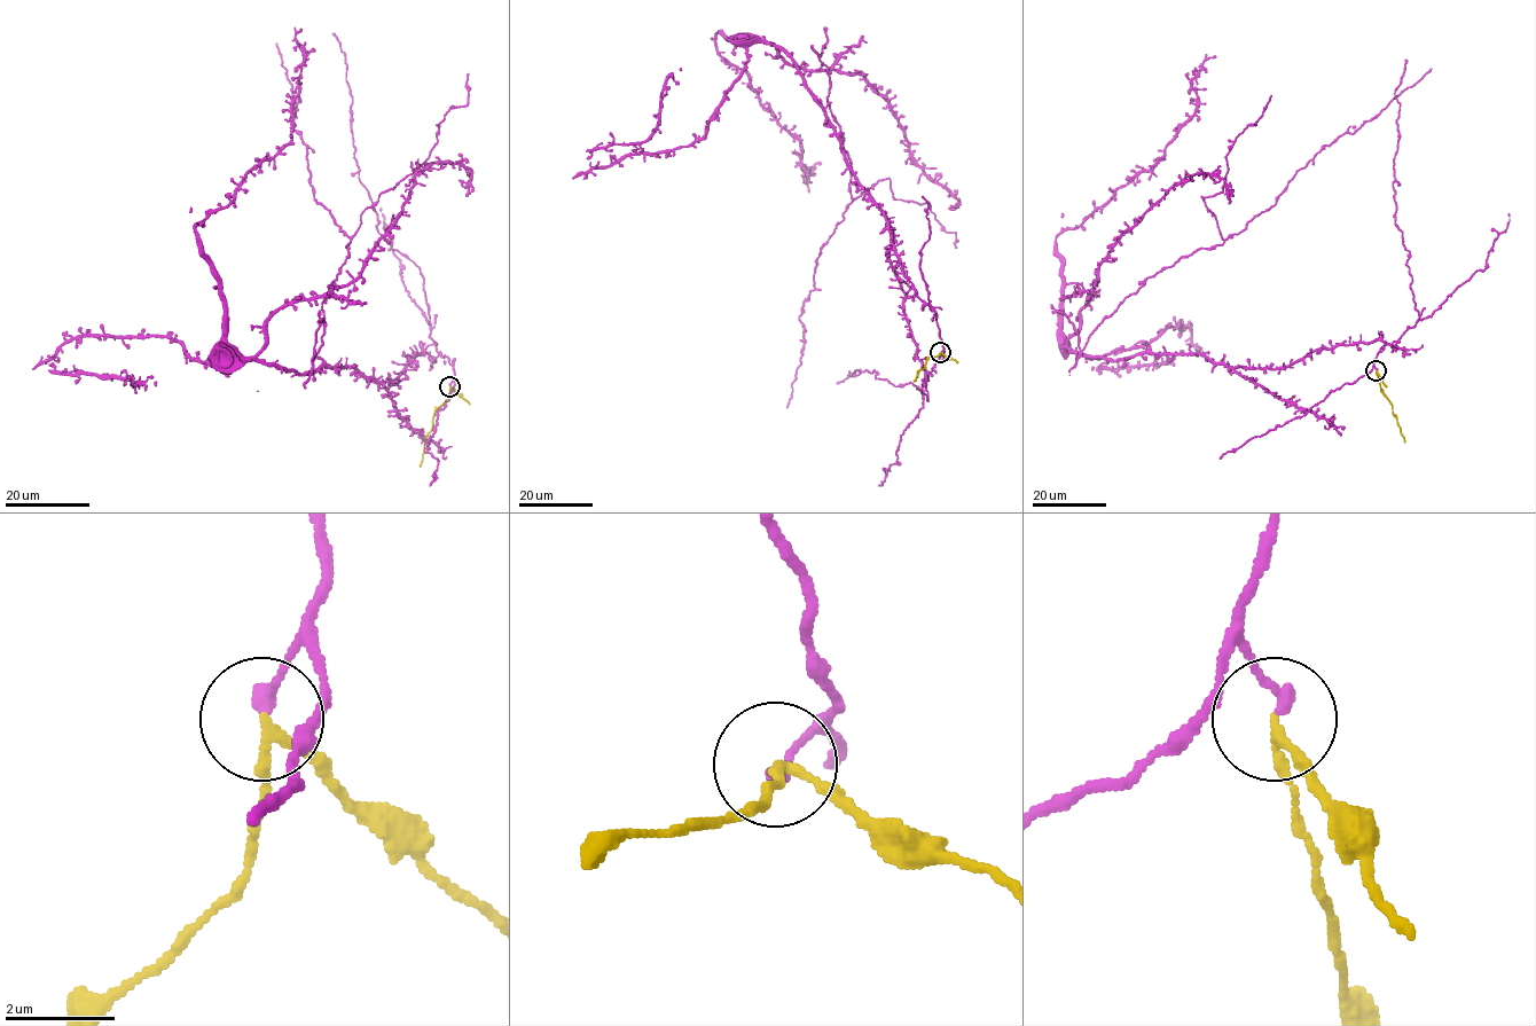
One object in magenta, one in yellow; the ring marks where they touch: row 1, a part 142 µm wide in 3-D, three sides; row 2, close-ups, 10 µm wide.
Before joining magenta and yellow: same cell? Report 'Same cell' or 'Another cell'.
Another cell

